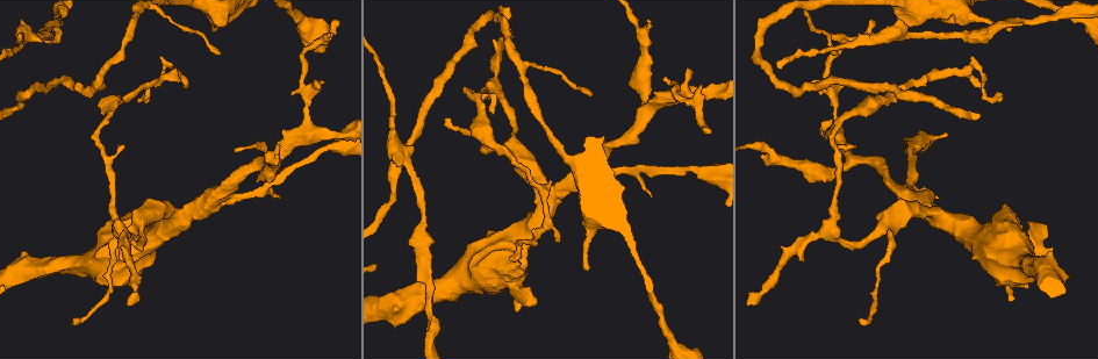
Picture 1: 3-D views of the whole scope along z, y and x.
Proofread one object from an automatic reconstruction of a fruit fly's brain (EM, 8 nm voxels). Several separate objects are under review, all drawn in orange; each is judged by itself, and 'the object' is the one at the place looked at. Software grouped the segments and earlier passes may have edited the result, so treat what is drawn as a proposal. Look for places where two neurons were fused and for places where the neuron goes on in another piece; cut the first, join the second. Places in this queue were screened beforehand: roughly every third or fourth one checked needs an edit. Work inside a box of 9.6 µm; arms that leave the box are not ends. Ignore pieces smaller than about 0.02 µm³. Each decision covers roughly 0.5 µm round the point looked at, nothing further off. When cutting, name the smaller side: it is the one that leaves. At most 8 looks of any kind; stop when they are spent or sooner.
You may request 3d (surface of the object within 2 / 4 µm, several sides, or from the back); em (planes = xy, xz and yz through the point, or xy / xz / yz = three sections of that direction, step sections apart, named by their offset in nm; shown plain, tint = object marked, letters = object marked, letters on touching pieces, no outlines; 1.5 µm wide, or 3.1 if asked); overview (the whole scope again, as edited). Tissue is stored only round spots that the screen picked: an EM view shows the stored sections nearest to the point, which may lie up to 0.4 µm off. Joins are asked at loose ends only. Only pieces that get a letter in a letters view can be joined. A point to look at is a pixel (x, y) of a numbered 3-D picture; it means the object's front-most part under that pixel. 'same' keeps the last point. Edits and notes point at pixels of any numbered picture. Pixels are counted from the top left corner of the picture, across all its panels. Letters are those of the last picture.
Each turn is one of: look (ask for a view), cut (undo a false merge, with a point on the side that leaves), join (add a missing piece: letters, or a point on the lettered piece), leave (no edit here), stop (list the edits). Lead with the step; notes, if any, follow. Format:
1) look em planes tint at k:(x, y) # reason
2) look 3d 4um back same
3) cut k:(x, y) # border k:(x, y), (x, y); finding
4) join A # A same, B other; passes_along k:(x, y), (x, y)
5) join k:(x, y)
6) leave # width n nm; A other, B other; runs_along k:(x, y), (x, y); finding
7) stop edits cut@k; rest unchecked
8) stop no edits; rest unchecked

look 3d 2um at 1:(700, 87) # tapers out

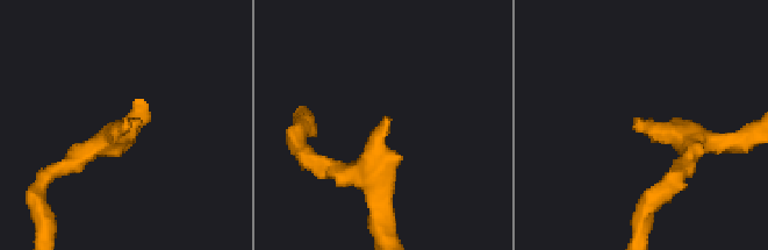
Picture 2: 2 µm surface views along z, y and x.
look em planes plain at 2:(387, 119)

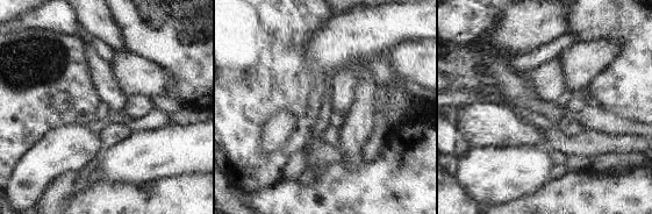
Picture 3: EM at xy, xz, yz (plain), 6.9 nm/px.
look em planes letters same

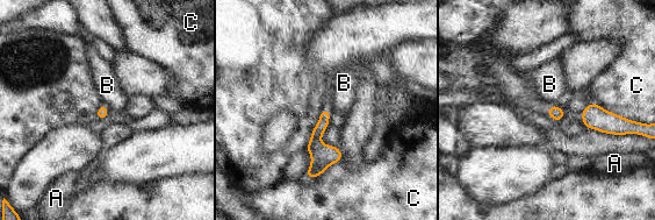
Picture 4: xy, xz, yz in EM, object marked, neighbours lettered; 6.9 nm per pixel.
leave # A other, B other, C other; runs_along 4:(326, 113), (316, 134), (312, 175); none of them fits

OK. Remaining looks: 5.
look 3d 2um at 1:(906, 198)

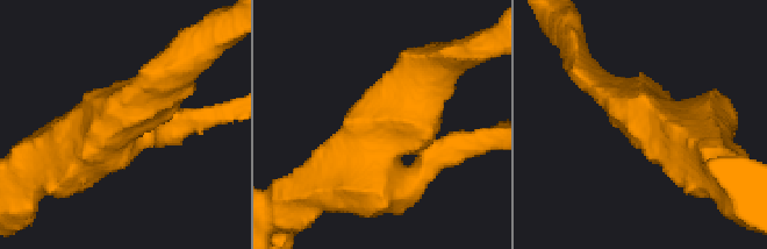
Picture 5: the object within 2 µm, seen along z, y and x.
look em planes tint at 5:(646, 118) # now the EM

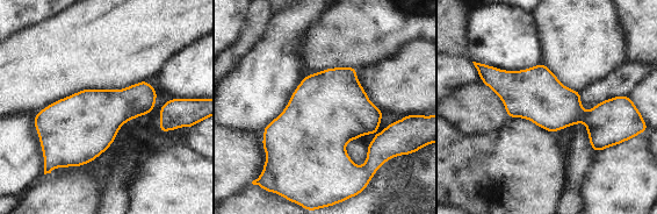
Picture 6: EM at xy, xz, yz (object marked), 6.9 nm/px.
look em planes letters same

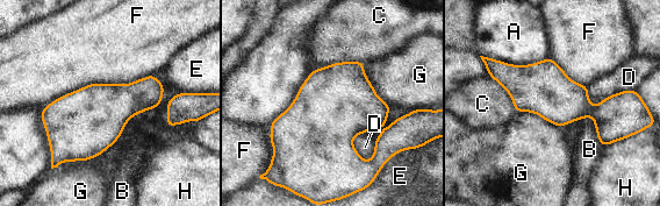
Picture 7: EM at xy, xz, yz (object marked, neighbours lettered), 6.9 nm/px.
leave # A other, B other, C other, D other, E other, F other, G other, H other; border 7:(363, 63), (374, 92), (392, 106); continuous, no second neuron

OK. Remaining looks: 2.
look 3d 2um at 1:(447, 117) # an open end

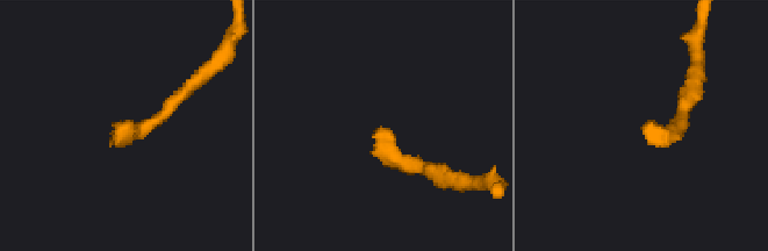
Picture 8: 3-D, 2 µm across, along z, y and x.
look em xy step 8 letters at 8:(647, 136)

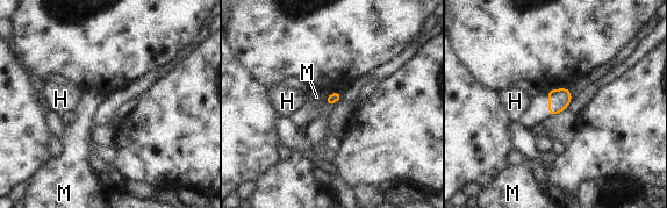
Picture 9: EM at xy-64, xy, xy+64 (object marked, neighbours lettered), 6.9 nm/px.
leave # H other, M other; border 9:(329, 94), (324, 101); none of them fits

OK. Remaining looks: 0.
stop no edits; rest unchecked

